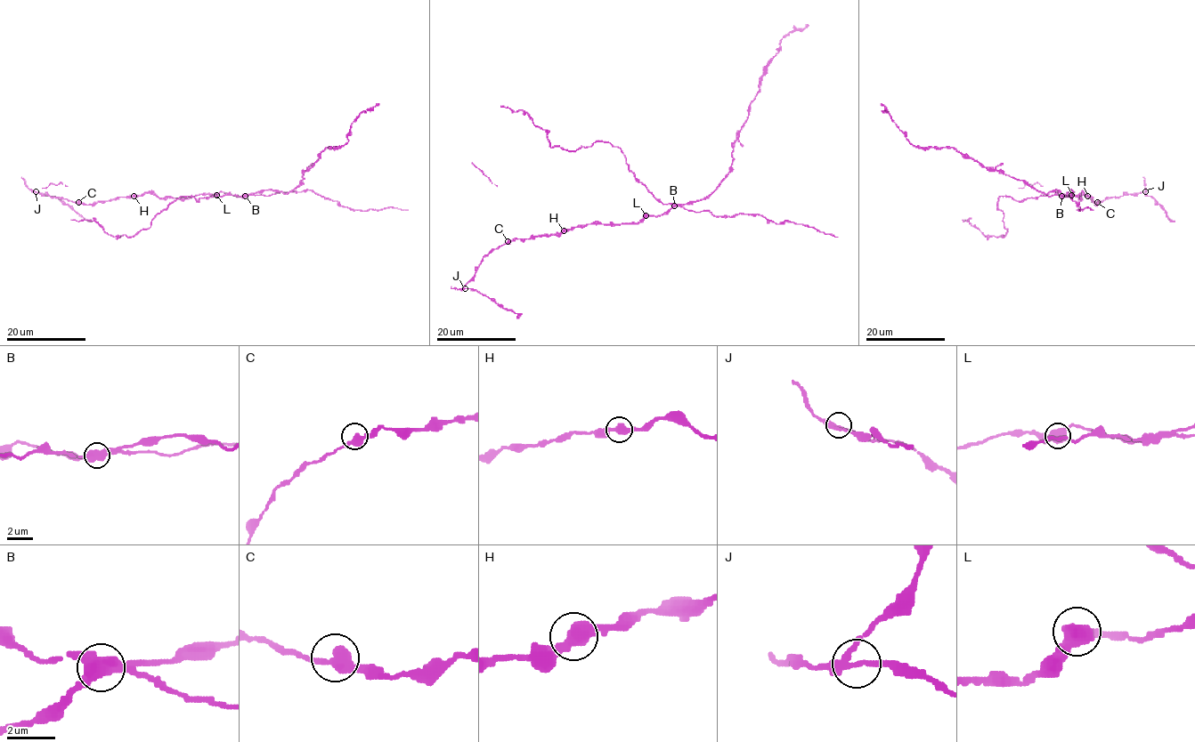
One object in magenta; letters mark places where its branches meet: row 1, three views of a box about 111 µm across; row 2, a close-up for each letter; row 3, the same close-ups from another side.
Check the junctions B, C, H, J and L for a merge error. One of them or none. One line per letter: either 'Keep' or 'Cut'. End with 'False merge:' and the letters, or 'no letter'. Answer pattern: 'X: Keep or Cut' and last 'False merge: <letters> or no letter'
B: Cut
C: Keep
H: Keep
J: Keep
L: Keep
False merge: B

